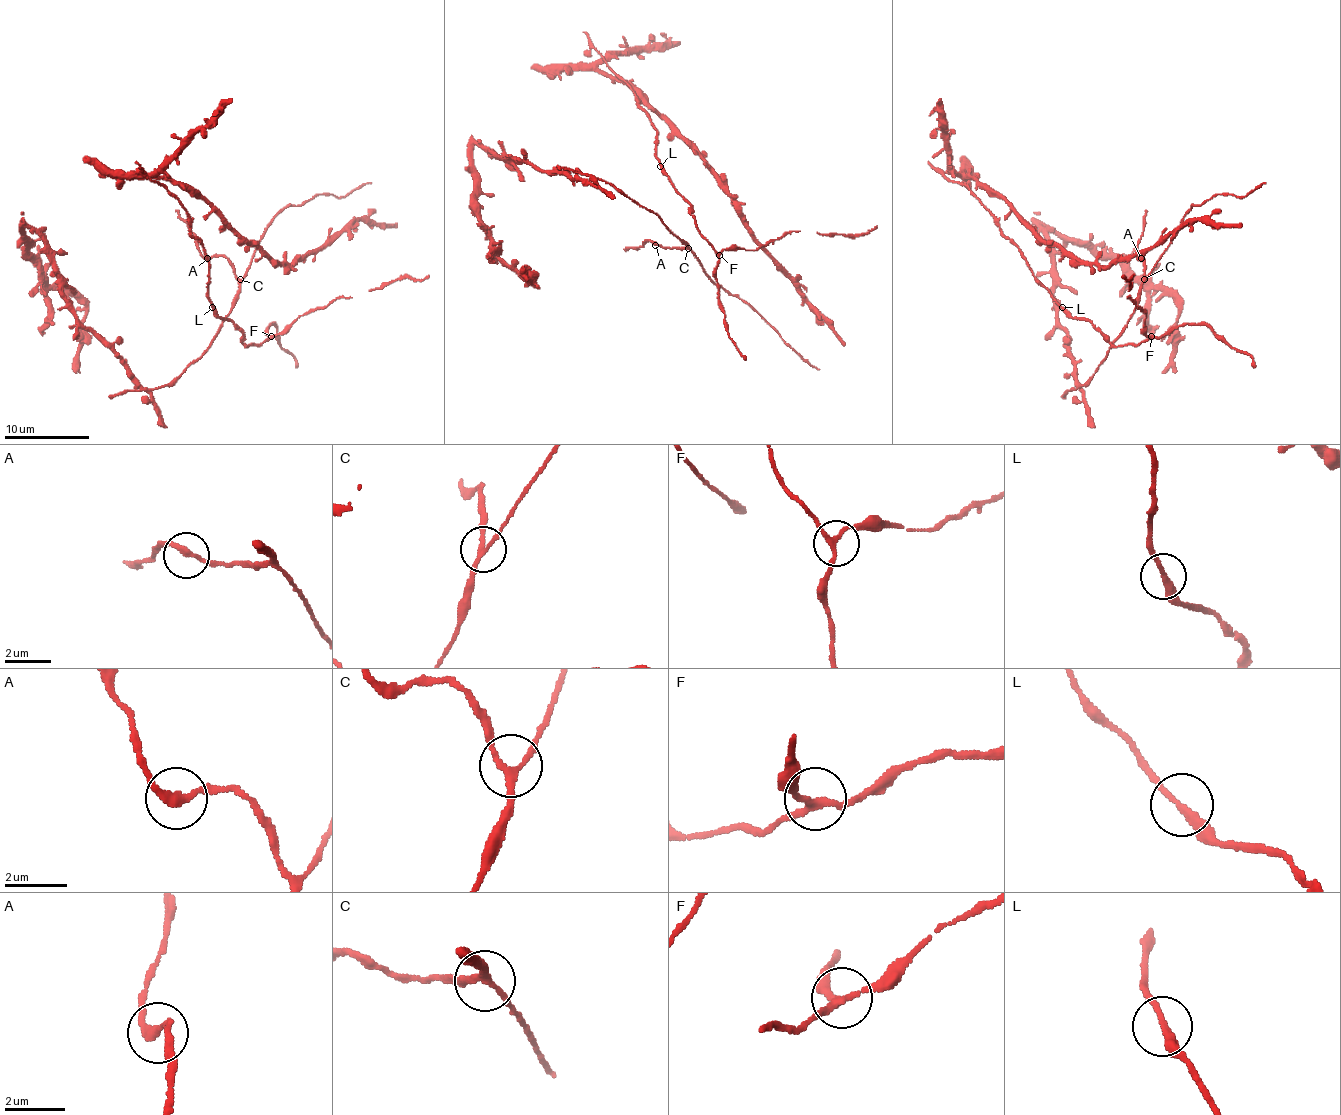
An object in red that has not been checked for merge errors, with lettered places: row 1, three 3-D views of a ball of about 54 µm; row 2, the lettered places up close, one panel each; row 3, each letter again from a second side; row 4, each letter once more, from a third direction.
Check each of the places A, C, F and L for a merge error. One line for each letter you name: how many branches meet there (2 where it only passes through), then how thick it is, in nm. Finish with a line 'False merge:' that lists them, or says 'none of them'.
False merge: none of them

